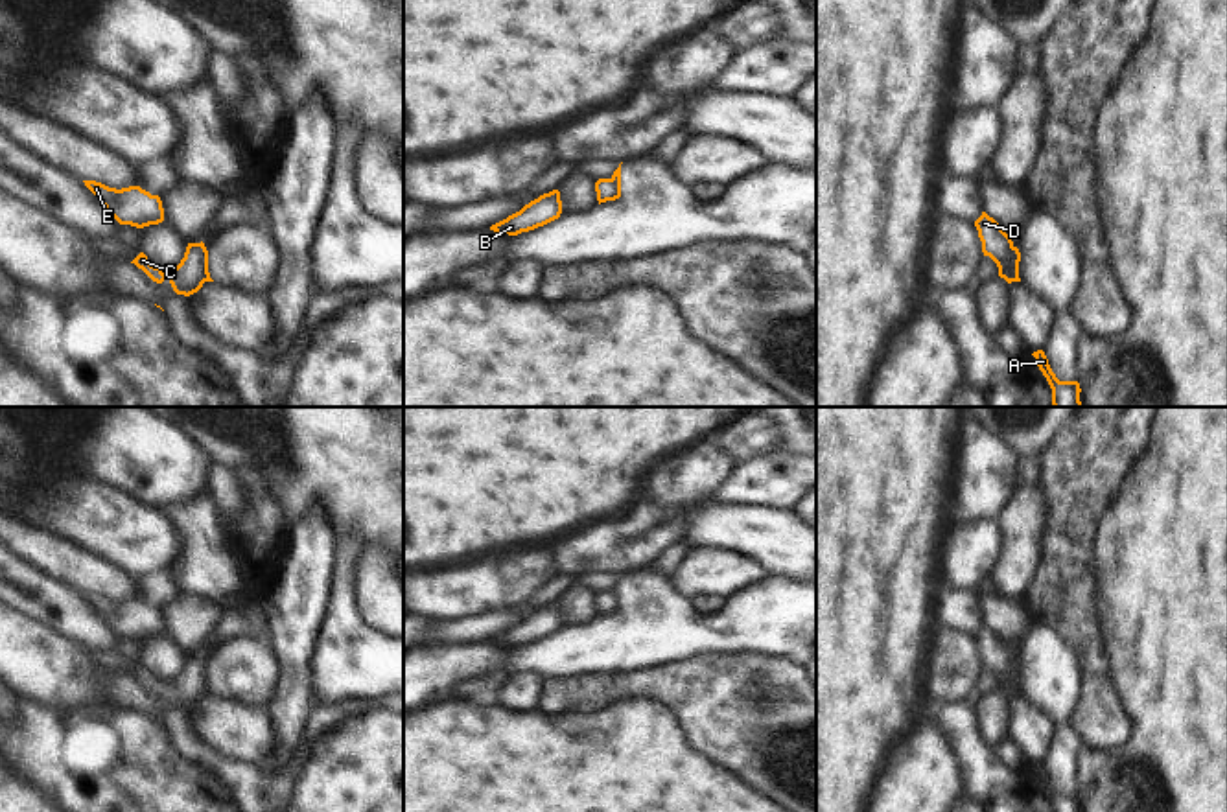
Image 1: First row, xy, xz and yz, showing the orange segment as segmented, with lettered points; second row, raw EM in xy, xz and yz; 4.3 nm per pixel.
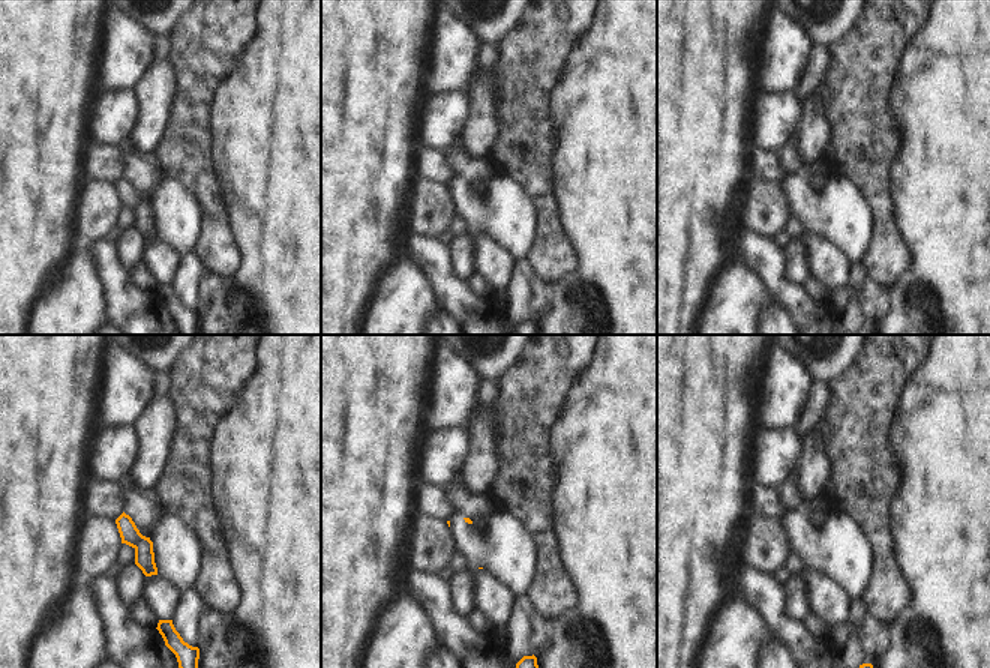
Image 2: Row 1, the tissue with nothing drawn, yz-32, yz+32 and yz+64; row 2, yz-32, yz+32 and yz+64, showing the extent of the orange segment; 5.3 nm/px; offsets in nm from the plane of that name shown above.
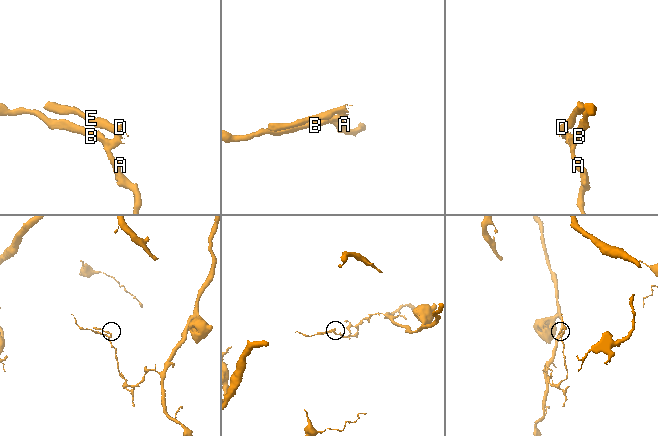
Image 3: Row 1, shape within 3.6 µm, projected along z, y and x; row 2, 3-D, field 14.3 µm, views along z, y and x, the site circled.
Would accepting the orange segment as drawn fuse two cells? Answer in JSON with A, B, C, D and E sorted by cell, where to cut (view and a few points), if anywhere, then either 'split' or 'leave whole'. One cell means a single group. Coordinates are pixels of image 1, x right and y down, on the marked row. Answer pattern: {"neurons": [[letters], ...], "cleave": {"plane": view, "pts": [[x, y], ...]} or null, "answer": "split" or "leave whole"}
{"neurons": [["A", "B", "C"], ["D", "E"]], "cleave": {"plane": "xy", "pts": [[205, 249], [207, 280]]}, "answer": "split"}

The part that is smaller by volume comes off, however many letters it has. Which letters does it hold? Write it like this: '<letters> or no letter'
D, E

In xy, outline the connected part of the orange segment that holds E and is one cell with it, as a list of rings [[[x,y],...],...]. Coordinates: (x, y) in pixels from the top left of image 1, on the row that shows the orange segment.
[[[96,180],[83,182],[120,225],[144,228],[164,221],[160,197],[151,195],[140,186],[116,190]]]

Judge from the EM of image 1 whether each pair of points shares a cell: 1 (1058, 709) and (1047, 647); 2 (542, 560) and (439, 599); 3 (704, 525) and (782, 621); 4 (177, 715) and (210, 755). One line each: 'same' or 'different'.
1: same
2: same
3: different
4: same

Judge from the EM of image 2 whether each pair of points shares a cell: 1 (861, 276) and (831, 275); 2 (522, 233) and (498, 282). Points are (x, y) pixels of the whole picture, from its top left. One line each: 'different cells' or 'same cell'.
1: different cells
2: different cells

